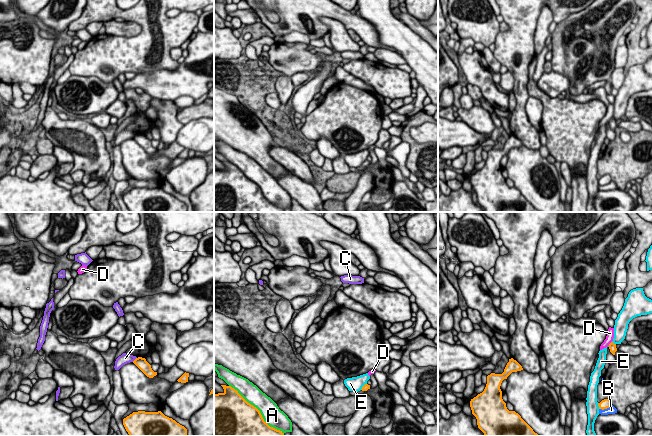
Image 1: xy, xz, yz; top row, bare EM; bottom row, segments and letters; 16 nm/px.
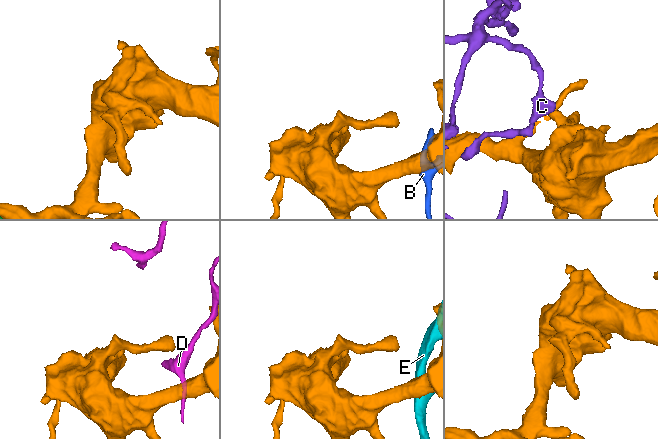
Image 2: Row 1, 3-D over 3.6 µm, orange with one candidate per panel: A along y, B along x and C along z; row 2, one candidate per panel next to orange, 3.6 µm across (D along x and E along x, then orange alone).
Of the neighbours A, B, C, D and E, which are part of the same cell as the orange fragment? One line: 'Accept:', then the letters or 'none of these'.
Accept: none of these

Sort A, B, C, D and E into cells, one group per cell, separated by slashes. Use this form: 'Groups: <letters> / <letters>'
Groups: A / B / C / D / E

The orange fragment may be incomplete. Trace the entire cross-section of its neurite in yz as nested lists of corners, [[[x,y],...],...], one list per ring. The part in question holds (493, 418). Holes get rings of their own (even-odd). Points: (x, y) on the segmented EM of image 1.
[[[513,358],[509,359],[502,374],[487,376],[484,391],[471,399],[472,414],[485,436],[540,436],[515,411],[509,411],[502,399],[501,383],[512,372],[523,370]]]

